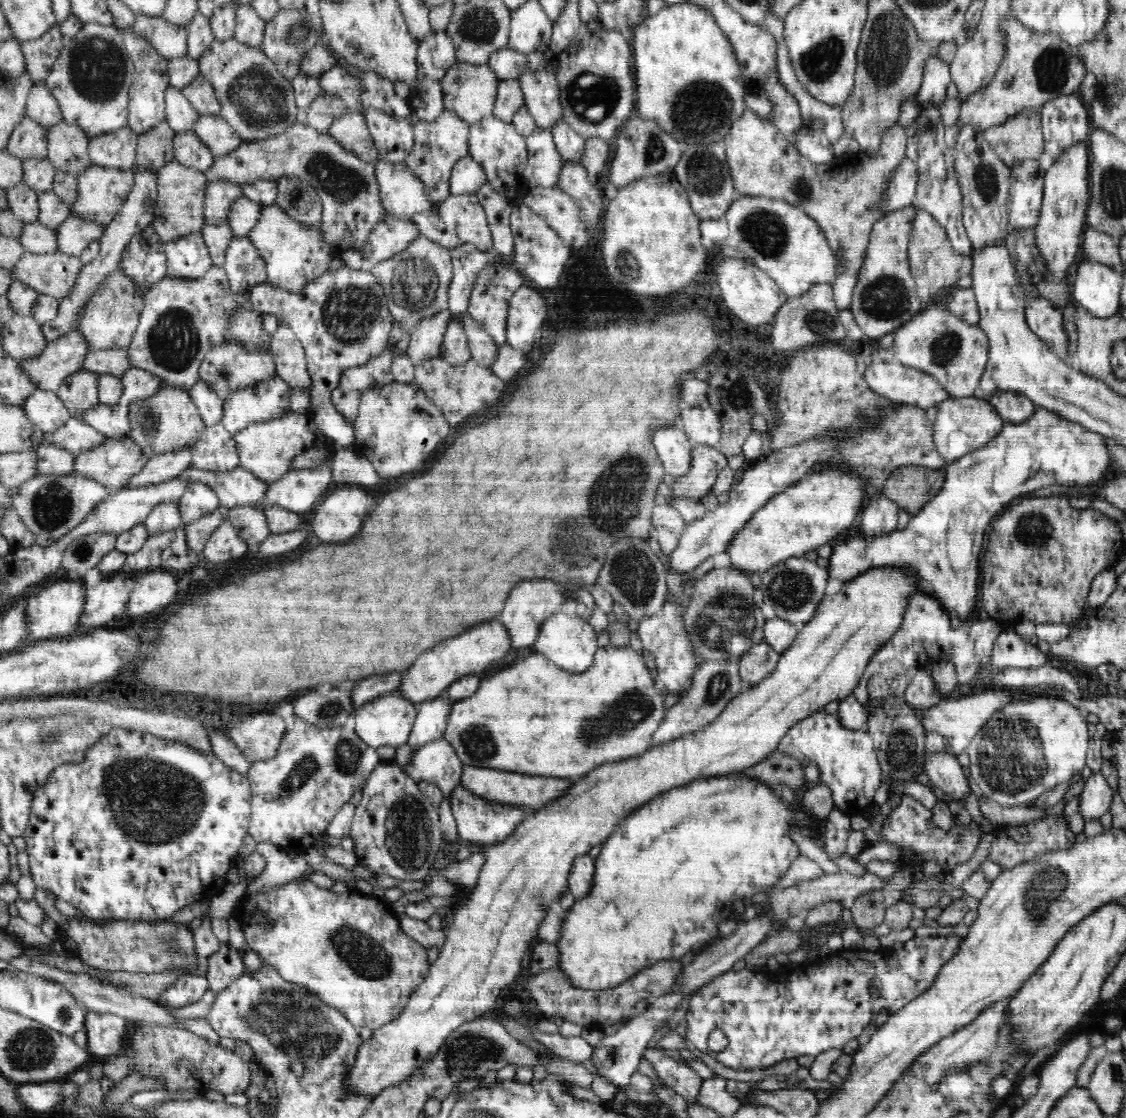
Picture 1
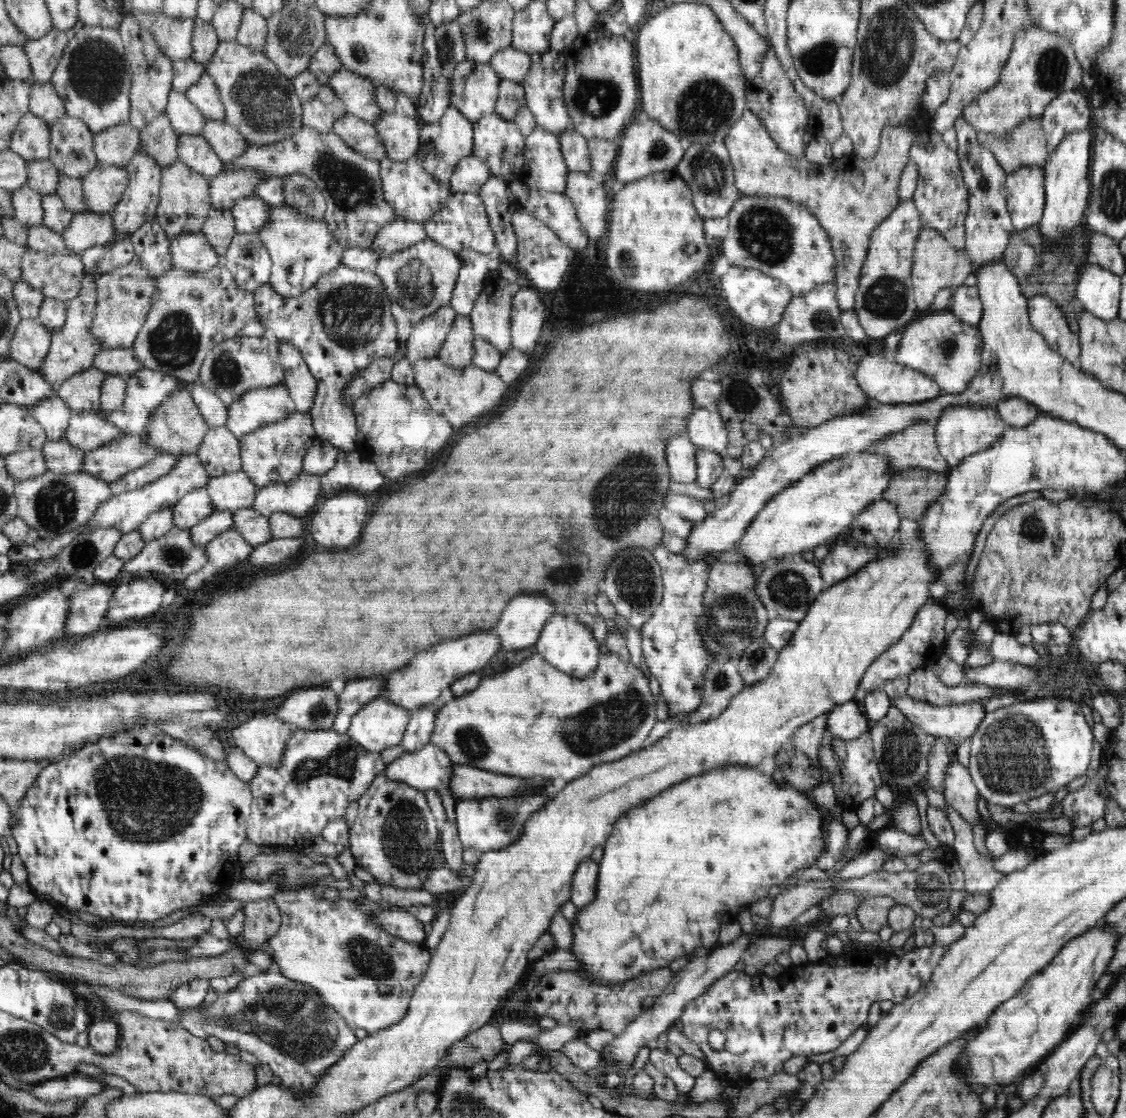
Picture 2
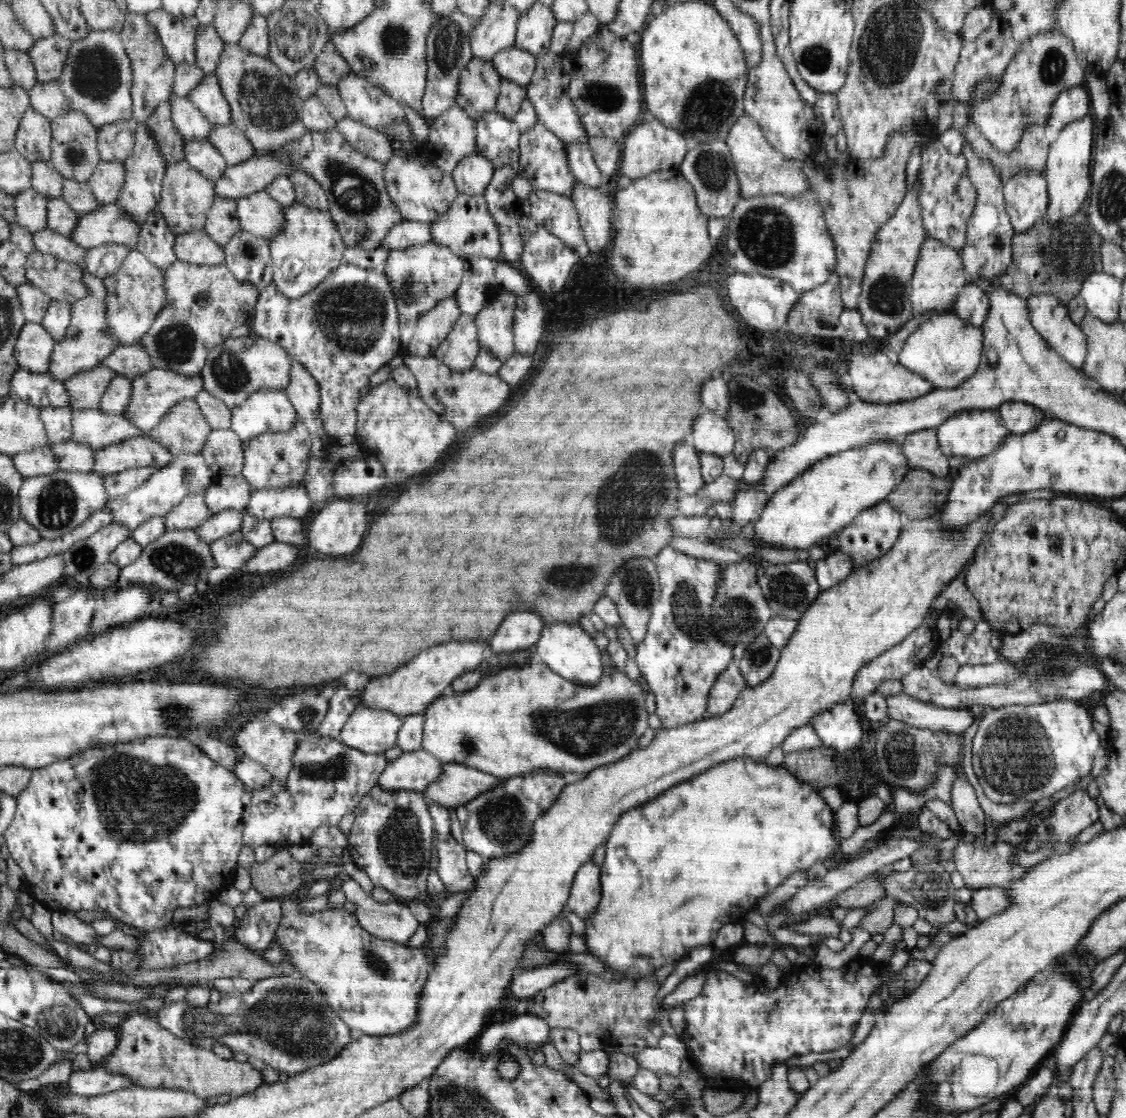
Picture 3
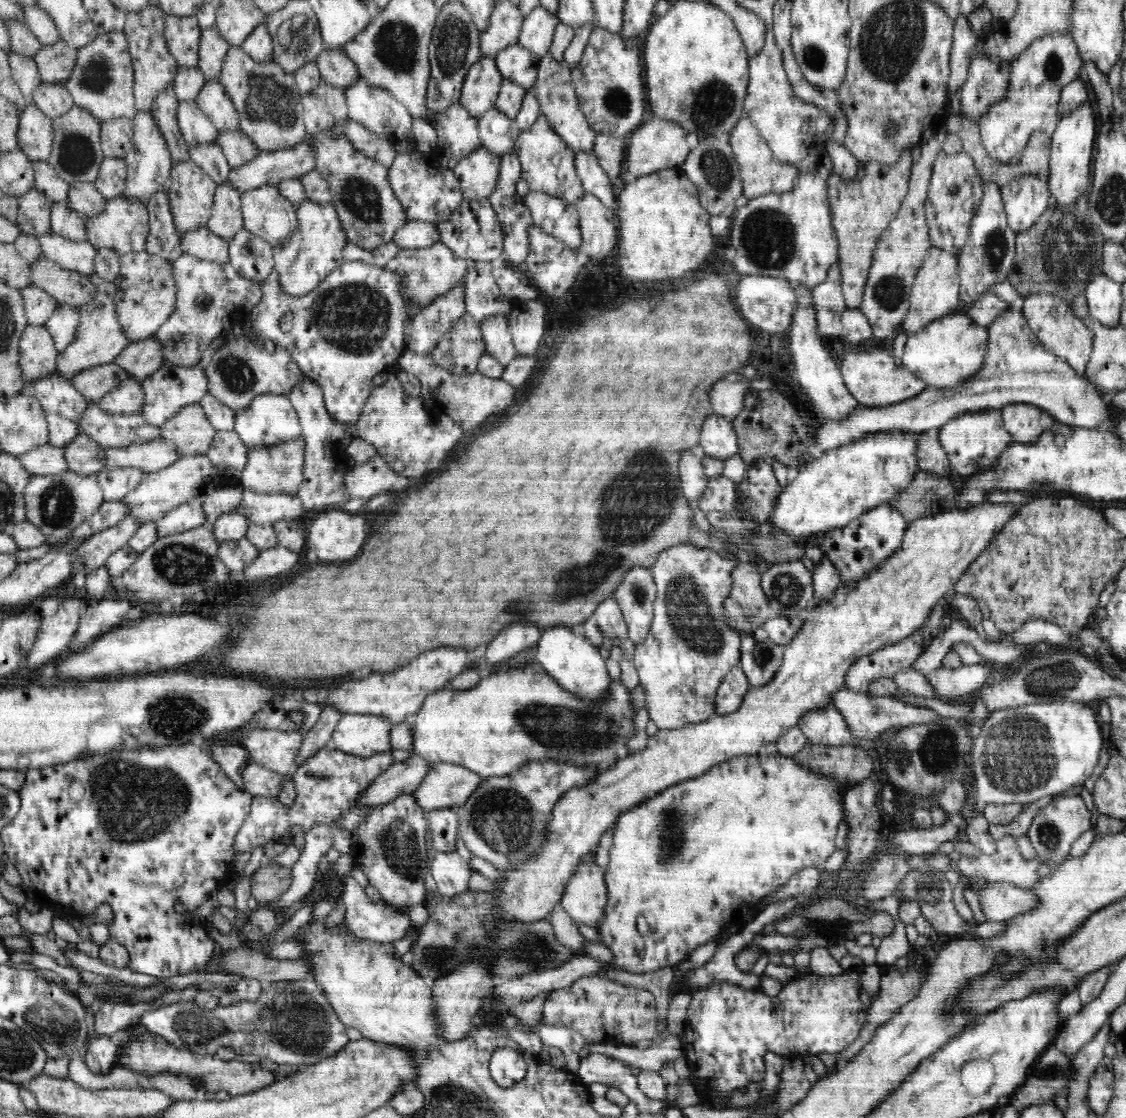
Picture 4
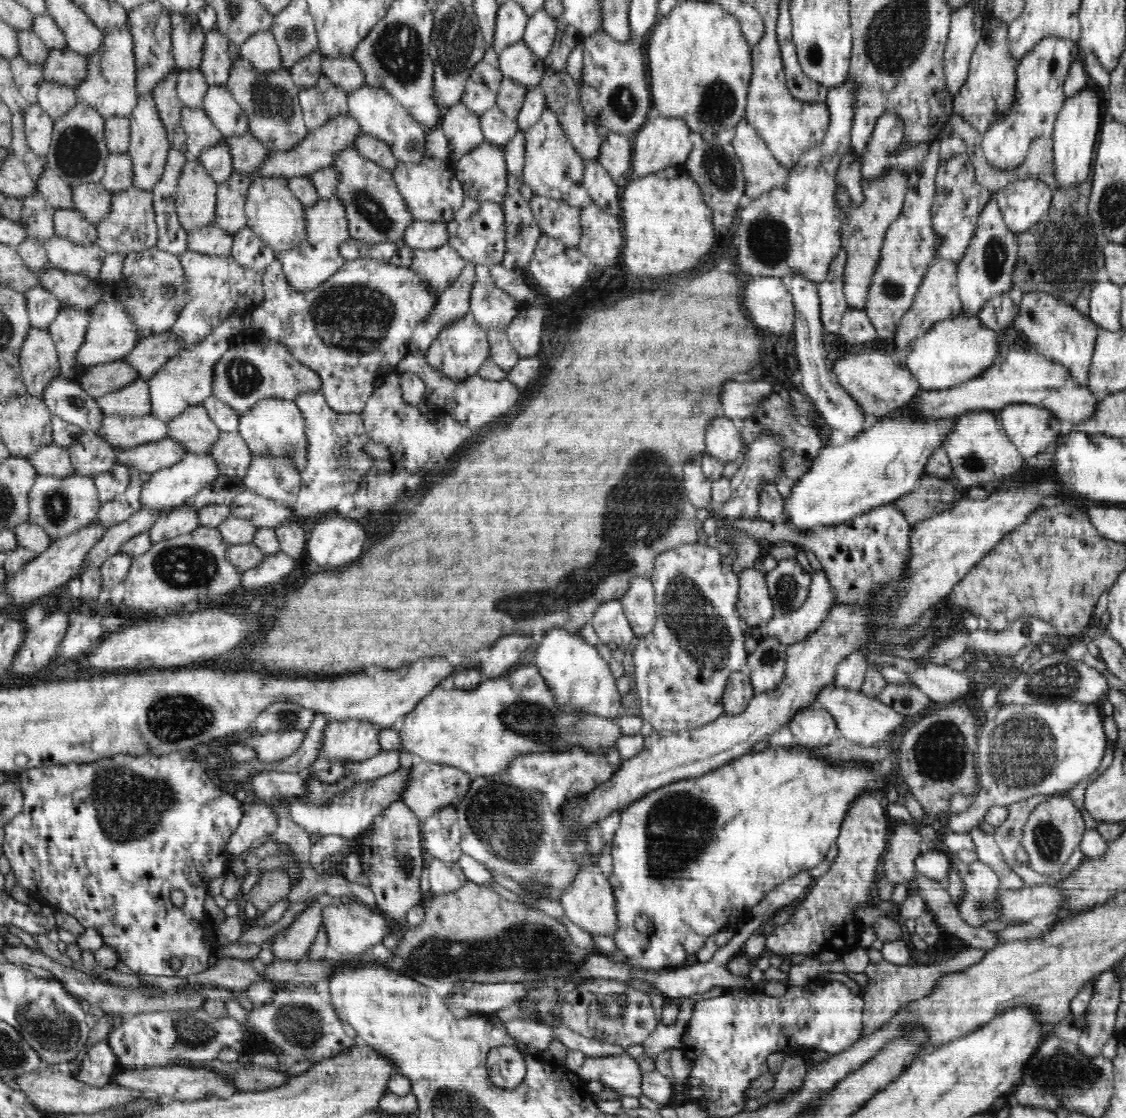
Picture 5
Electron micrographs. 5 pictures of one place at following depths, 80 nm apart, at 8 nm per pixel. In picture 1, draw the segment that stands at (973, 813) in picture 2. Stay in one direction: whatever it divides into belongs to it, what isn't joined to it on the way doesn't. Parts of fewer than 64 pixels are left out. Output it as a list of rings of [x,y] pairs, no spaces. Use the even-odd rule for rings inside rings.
[[[946,748],[941,753],[925,756],[924,772],[928,775],[932,783],[946,794],[951,800],[956,800],[964,805],[966,796],[970,792],[970,784],[962,765],[956,756]]]

